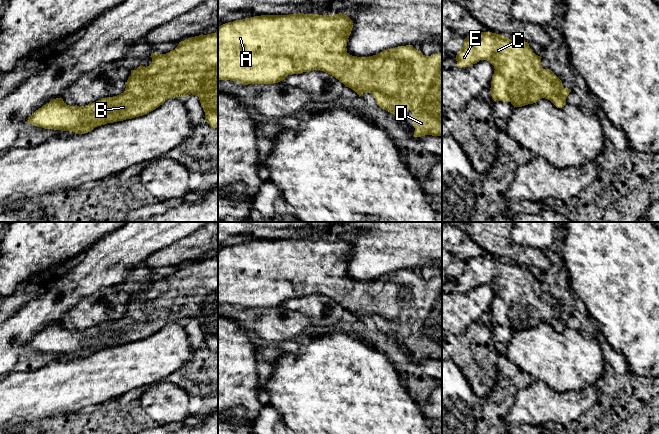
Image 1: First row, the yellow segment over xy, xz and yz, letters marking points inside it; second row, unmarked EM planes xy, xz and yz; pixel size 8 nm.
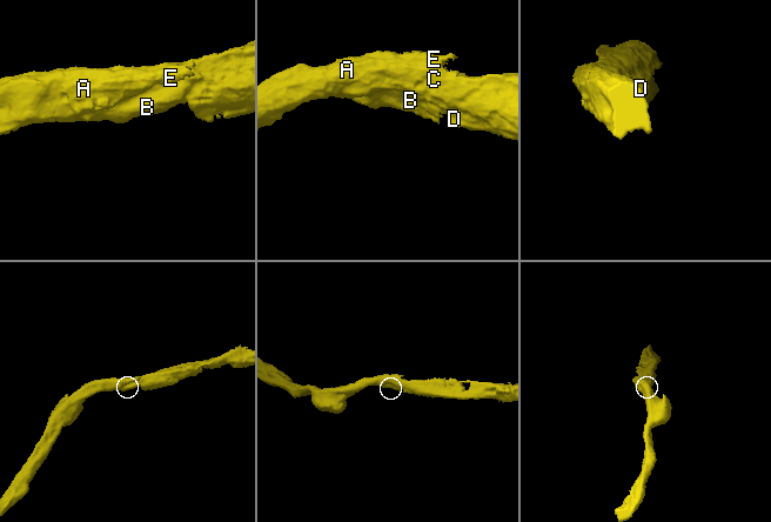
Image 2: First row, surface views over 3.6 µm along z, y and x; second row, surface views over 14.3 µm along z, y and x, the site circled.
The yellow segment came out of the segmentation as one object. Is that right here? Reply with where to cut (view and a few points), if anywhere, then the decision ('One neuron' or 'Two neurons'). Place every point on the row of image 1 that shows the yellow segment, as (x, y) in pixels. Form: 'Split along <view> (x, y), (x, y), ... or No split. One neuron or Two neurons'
No split. One neuron

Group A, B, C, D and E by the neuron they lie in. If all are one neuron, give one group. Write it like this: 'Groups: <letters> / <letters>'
Groups: A B C D E

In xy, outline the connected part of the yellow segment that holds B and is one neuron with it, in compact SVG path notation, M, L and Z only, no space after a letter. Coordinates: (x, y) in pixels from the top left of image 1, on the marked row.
M218 31L207 35L199 35L179 42L178 46L166 53L152 53L152 63L145 67L140 64L136 70L131 70L131 76L126 82L125 91L117 96L102 98L85 106L70 106L63 99L56 98L36 110L25 123L45 129L85 134L97 126L132 119L143 116L162 105L169 98L186 97L196 95L199 97L201 107L205 112L205 122L211 127L218 128Z

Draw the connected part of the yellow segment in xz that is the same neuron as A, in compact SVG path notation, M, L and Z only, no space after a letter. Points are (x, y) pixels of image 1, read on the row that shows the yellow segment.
M339 13L334 15L318 15L318 14L289 14L289 15L261 15L254 16L242 20L225 23L218 27L218 79L237 81L243 85L248 84L273 84L283 81L286 76L292 74L301 74L313 70L324 71L345 85L354 90L359 97L363 93L371 93L376 104L397 117L397 113L411 111L413 113L413 126L415 128L414 137L425 135L442 136L442 53L425 56L420 51L416 50L412 45L398 46L395 48L383 50L382 52L369 56L357 57L352 56L347 52L347 42L353 28L353 21L345 14Z

